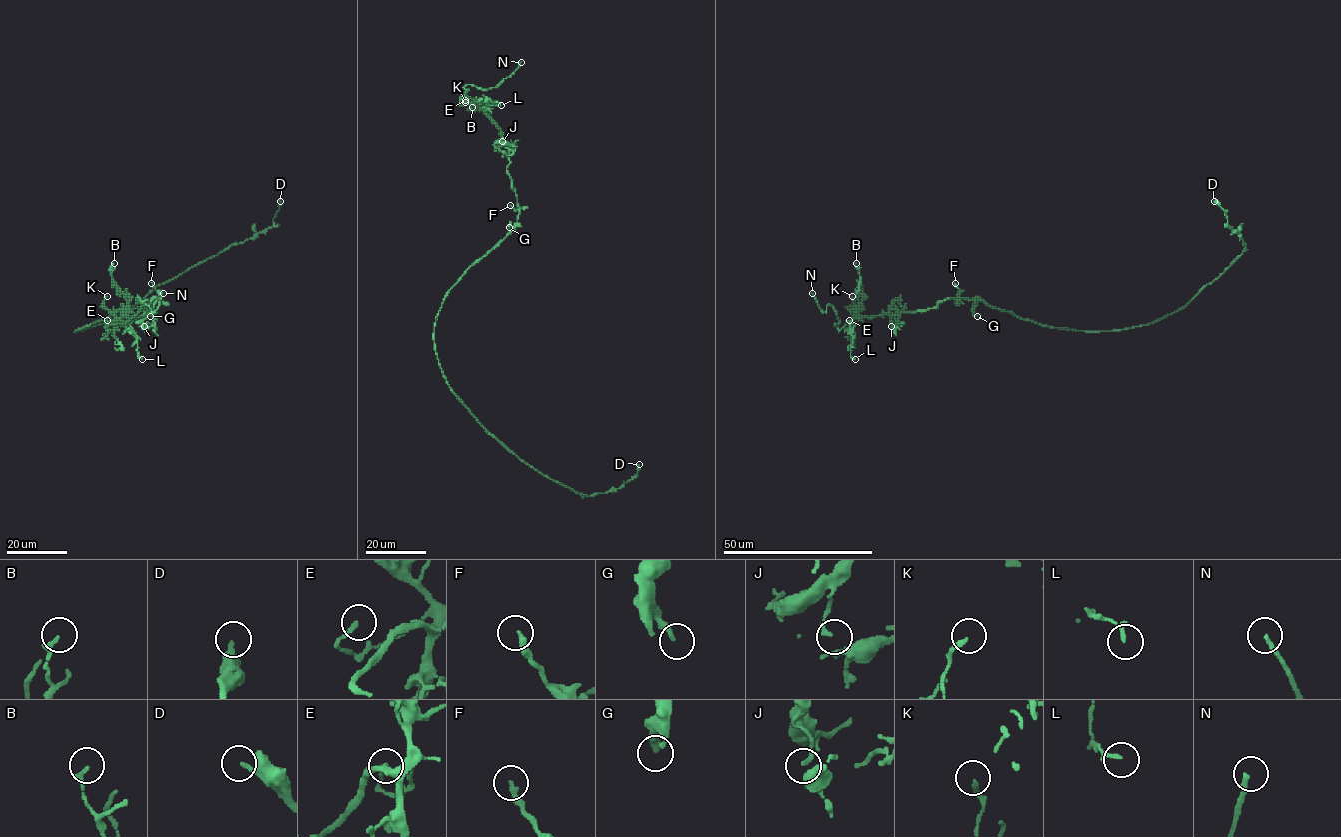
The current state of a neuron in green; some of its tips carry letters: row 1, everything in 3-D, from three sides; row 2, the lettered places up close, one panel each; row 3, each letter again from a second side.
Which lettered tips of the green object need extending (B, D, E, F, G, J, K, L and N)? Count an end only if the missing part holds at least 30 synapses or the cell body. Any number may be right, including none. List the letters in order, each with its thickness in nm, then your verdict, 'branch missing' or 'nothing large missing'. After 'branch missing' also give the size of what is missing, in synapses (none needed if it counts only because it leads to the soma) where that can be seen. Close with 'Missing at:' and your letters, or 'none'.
B: 190 nm thick; nothing large missing
D: 280 nm thick; nothing large missing
E: 160 nm thick; nothing large missing
F: 240 nm thick; nothing large missing
G: 300 nm thick; nothing large missing
J: 100 nm thick; nothing large missing
K: 190 nm thick; nothing large missing
L: 150 nm thick; nothing large missing
N: 180 nm thick; branch missing
Missing at: N

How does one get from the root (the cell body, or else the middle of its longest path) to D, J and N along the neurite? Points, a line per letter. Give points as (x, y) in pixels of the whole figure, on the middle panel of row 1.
D: (441, 304), (434, 343), (447, 384), (477, 420), (519, 458), (587, 496), (614, 492), (633, 478), (639, 464)
J: (441, 304), (460, 277), (491, 251), (517, 222), (519, 205), (507, 170), (508, 148), (502, 141)
N: (441, 304), (460, 277), (514, 227), (519, 213), (507, 170), (506, 141), (464, 88), (496, 87), (521, 62)

